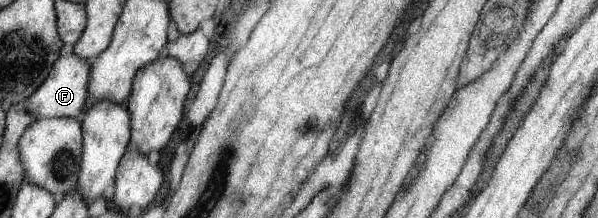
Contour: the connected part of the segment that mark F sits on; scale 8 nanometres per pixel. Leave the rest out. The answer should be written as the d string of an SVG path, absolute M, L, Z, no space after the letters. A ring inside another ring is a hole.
M70 49L55 61L51 75L44 80L38 89L24 102L27 110L37 120L40 118L76 118L86 111L90 98L91 61L77 56Z

